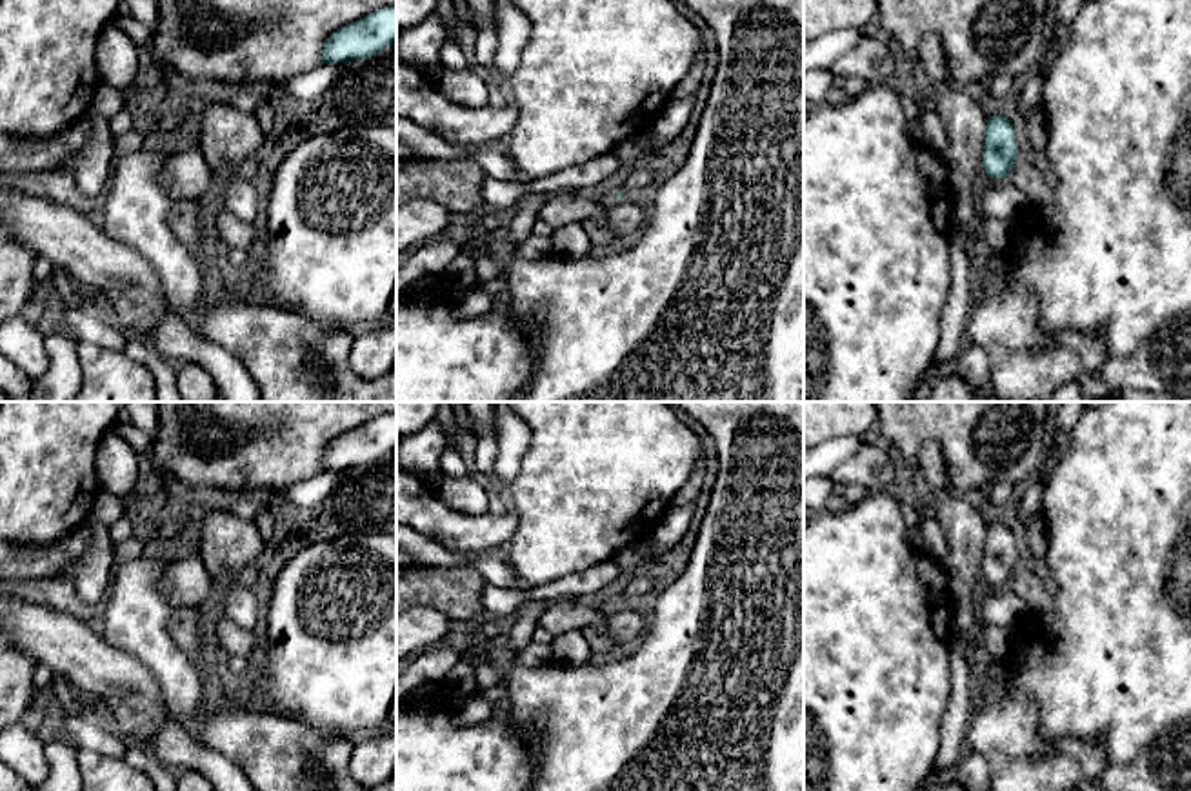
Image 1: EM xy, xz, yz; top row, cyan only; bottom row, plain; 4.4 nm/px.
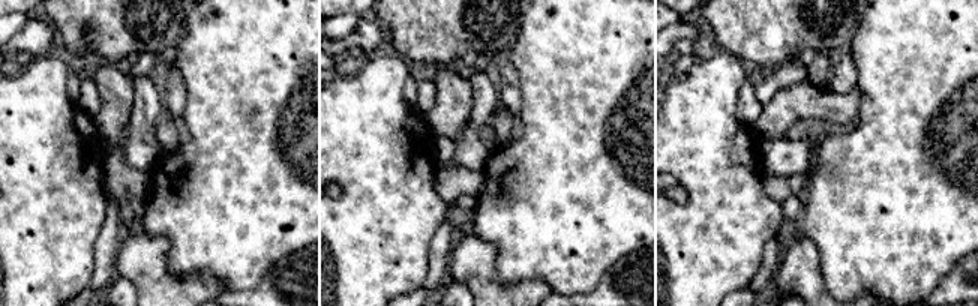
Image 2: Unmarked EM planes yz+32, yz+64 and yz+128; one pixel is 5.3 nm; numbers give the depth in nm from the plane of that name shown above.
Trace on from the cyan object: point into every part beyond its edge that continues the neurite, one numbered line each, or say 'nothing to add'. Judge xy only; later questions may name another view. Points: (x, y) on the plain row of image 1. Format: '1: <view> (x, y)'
nothing to add

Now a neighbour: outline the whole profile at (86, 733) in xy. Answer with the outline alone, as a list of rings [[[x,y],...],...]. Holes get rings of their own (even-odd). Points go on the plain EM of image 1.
[[[65,716],[67,738],[78,749],[89,749],[104,756],[122,758],[127,749],[127,740],[100,722],[84,716]]]

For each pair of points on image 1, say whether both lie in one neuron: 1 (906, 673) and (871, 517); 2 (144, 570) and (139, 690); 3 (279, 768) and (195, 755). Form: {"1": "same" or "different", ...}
{"1": "same", "2": "different", "3": "different"}

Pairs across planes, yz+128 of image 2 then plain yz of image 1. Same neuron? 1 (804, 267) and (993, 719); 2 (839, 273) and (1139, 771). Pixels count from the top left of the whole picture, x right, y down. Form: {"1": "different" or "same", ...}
{"1": "same", "2": "different"}

